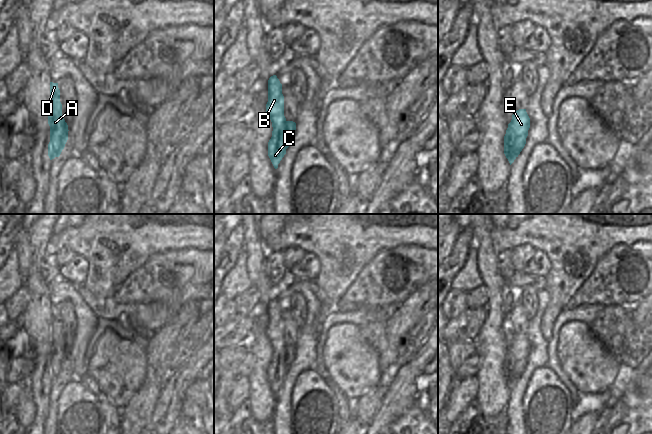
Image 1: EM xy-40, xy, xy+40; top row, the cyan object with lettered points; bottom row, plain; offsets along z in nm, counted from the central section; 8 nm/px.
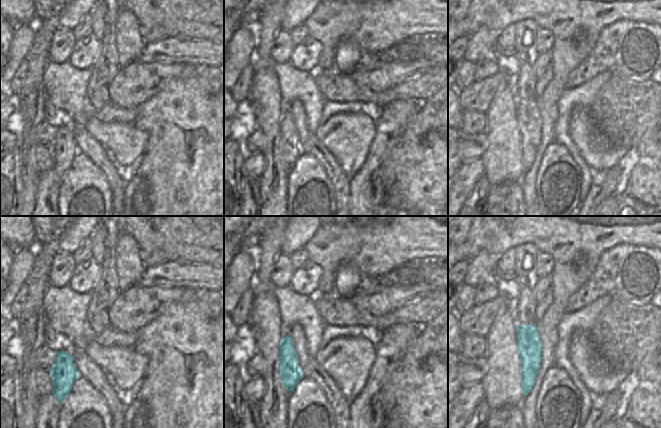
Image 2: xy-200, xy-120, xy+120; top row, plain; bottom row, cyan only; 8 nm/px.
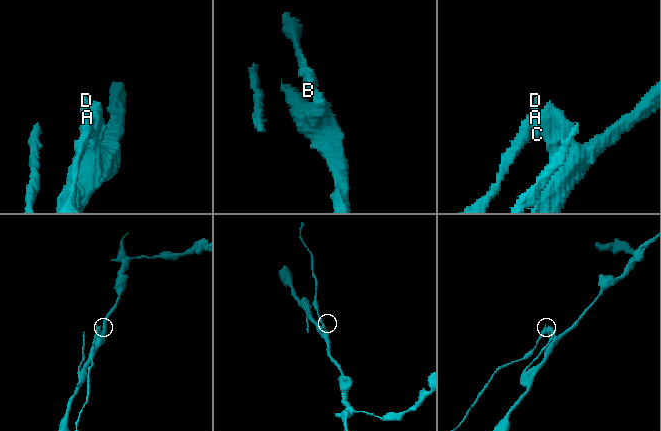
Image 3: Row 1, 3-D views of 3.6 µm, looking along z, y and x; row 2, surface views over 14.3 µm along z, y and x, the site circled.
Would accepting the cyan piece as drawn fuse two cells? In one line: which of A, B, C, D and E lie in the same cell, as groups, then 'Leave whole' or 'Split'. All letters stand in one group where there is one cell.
Groups: A B C D / E. Split

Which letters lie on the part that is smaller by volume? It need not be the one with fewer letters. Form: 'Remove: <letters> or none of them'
Remove: A, B, C, D

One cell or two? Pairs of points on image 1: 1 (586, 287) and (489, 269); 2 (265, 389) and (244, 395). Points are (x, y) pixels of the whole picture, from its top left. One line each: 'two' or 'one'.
1: two
2: two

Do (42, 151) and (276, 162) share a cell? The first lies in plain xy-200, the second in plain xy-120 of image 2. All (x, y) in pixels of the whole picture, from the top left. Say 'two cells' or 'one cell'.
two cells

